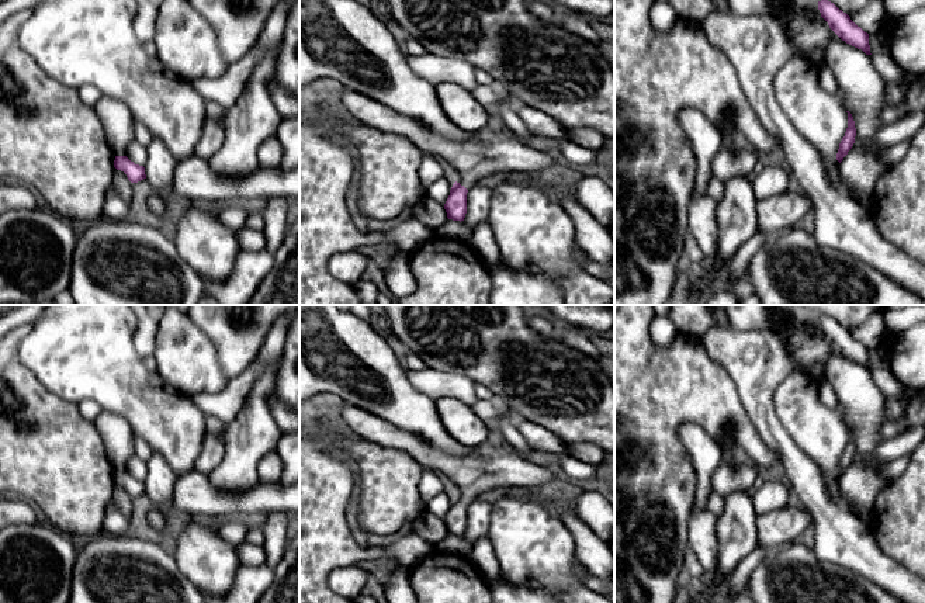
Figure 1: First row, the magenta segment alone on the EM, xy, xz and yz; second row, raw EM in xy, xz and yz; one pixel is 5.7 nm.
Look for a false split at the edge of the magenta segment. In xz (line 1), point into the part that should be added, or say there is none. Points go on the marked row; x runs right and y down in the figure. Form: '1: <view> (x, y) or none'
1: xz (492, 149)

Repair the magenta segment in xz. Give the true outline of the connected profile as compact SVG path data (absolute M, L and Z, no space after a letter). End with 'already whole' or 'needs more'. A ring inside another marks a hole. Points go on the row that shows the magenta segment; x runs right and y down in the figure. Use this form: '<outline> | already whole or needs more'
M478 84L470 91L489 111L489 122L462 141L446 138L420 121L396 114L392 108L347 87L337 87L335 101L353 121L402 135L423 155L447 160L457 181L450 190L444 209L448 219L461 222L467 214L467 188L472 183L496 173L540 171L557 163L548 152L531 149L510 135L498 112L498 107L510 97L503 84Z | needs more

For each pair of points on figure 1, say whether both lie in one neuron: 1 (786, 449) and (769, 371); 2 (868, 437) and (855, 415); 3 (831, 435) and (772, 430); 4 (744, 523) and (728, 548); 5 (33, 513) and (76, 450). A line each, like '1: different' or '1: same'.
1: same
2: same
3: different
4: same
5: different

